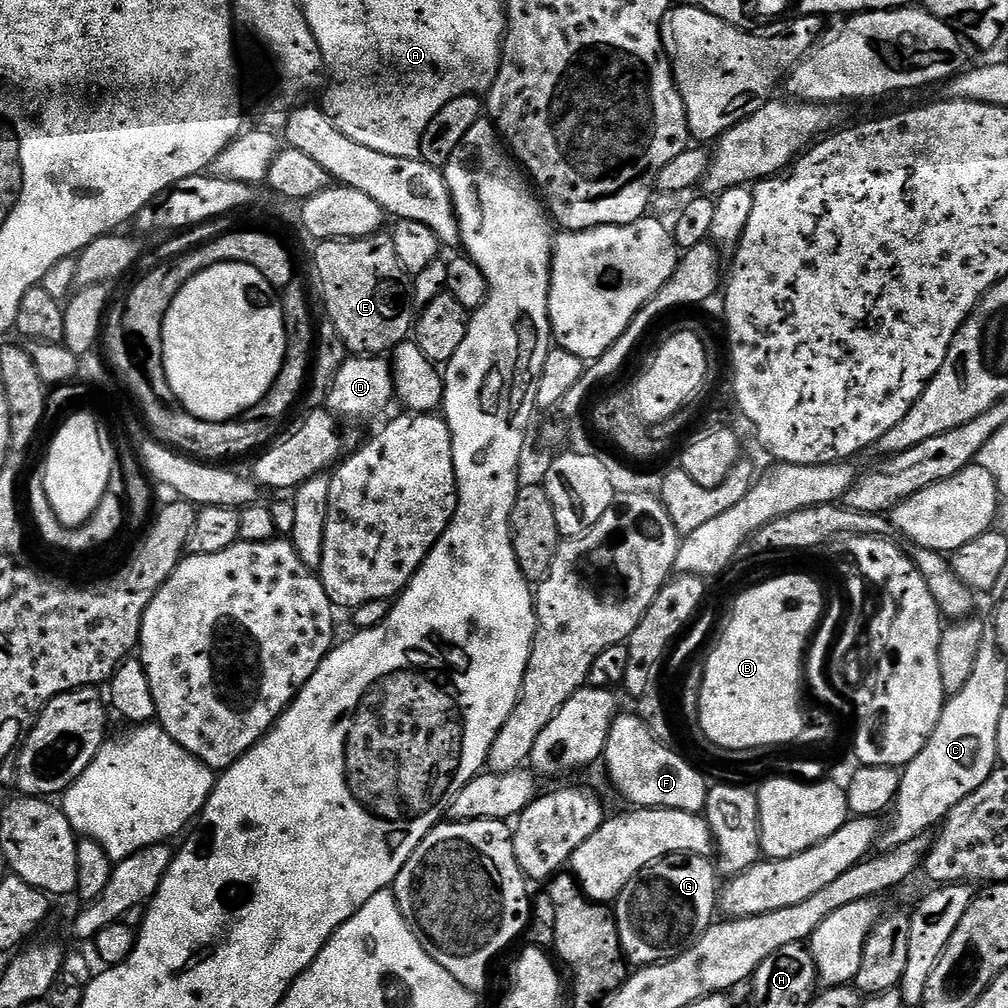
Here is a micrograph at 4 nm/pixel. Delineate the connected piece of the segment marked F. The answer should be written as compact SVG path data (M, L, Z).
M620 714L610 726L602 764L608 767L613 786L629 800L629 805L703 813L709 781L704 781L703 774L672 748L660 741L637 715Z

